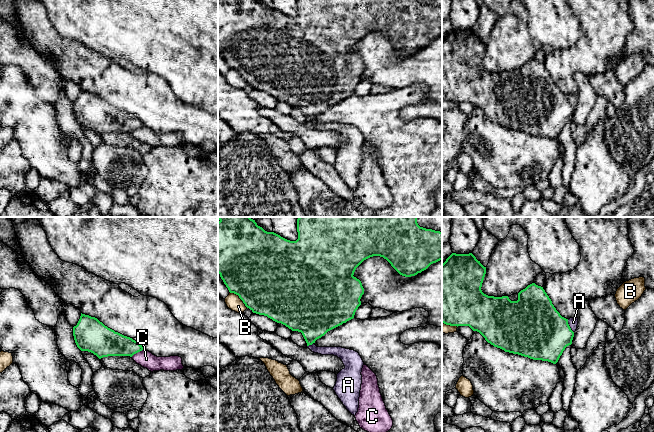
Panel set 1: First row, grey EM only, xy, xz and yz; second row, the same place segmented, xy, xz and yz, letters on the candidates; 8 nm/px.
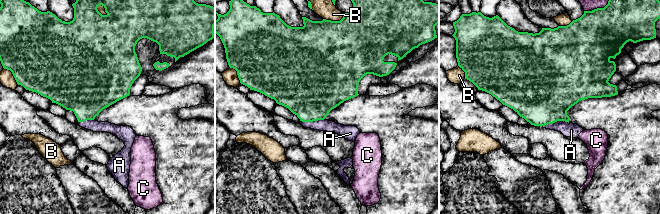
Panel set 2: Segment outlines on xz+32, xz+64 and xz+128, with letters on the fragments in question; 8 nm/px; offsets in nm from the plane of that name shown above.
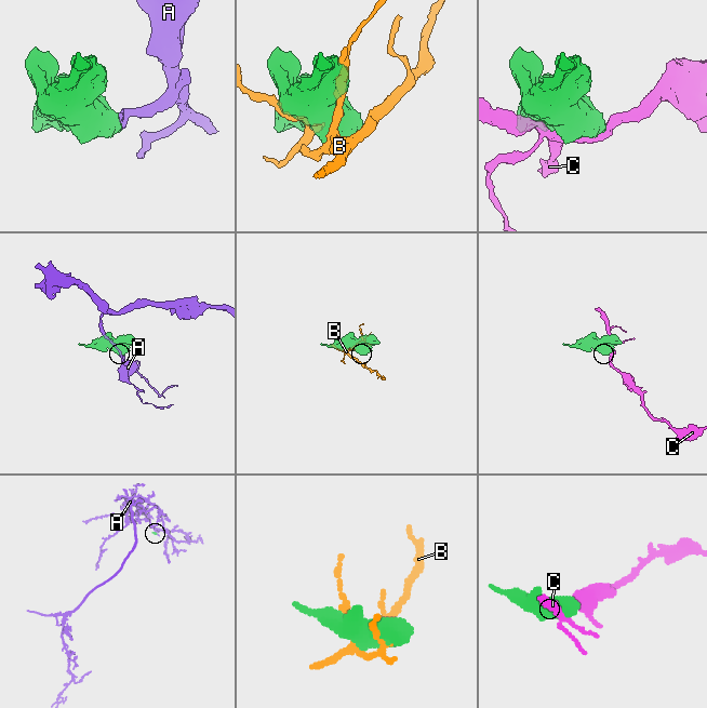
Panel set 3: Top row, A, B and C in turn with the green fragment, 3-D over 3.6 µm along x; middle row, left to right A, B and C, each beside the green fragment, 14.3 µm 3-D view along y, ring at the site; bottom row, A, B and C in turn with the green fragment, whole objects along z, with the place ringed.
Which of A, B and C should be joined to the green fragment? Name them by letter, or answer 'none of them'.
A

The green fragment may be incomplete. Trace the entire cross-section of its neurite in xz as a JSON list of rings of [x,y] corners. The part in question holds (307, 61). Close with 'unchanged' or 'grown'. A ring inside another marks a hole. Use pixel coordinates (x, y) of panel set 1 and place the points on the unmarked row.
[[[218,0],[218,49],[229,68],[238,71],[245,82],[253,89],[267,92],[273,97],[285,101],[292,107],[301,108],[307,119],[307,124],[312,128],[321,131],[334,131],[342,136],[345,144],[337,150],[337,157],[333,166],[346,185],[355,192],[359,184],[359,173],[362,160],[361,148],[364,141],[361,132],[354,126],[342,123],[317,123],[314,119],[328,107],[354,94],[356,86],[361,81],[360,75],[364,70],[364,64],[361,57],[353,51],[356,44],[364,36],[373,32],[380,32],[386,35],[400,51],[405,53],[415,52],[426,46],[431,40],[442,36],[442,8],[426,5],[420,3],[418,0],[297,0],[297,8],[298,15],[296,17],[290,17],[274,8],[265,7],[257,0]]]; grown

